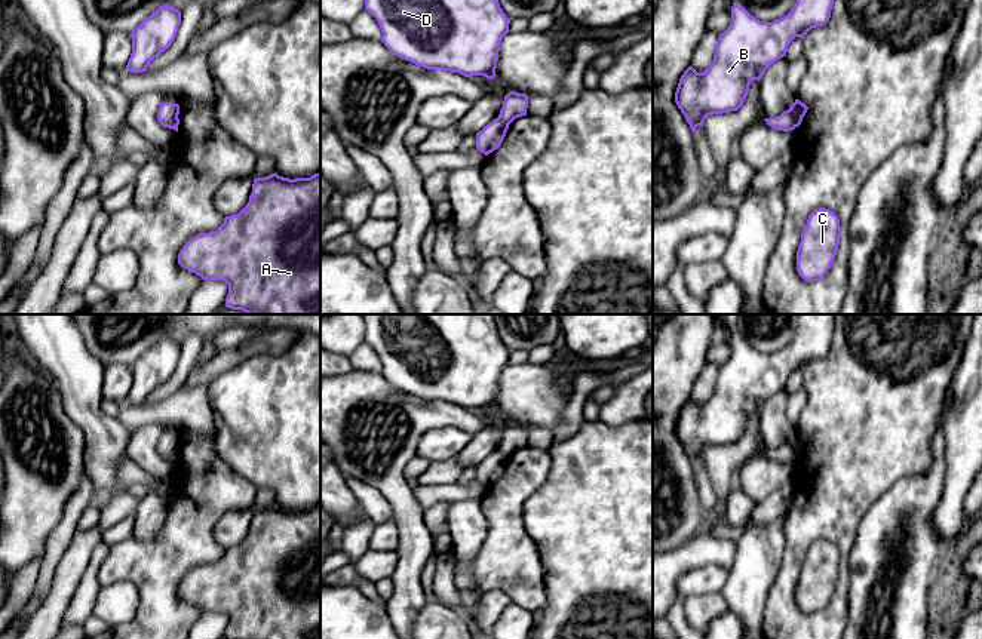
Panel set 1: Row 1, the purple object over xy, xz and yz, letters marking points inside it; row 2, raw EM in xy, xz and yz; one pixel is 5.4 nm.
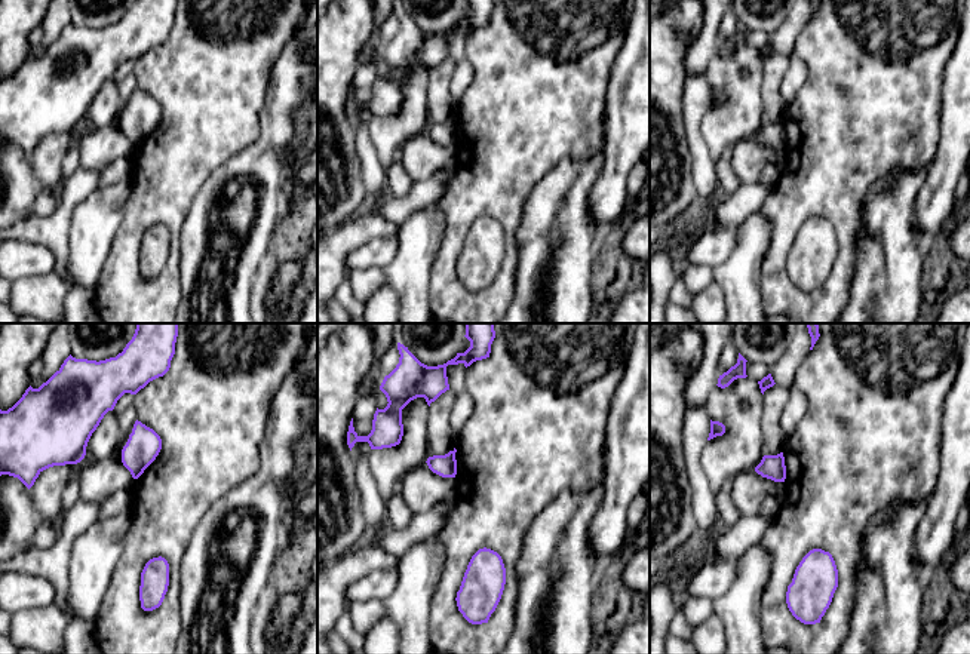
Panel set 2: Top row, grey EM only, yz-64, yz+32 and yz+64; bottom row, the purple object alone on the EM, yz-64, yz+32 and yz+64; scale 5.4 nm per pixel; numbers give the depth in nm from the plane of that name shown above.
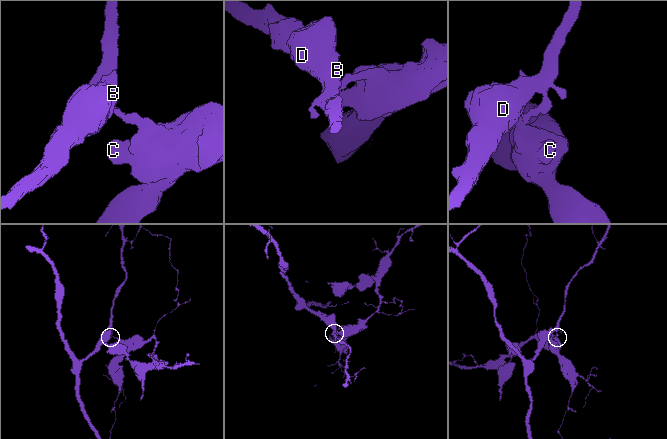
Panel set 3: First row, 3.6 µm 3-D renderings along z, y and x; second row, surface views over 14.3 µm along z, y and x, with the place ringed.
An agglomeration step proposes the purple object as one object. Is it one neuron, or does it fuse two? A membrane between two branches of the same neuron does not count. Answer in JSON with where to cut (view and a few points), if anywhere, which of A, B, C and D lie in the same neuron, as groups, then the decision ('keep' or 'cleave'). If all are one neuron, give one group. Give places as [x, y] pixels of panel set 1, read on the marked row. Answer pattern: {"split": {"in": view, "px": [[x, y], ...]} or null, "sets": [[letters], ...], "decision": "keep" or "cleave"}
{"split": {"in": "yz", "px": [[788, 110], [795, 126]]}, "sets": [["A", "C"], ["B", "D"]], "decision": "cleave"}

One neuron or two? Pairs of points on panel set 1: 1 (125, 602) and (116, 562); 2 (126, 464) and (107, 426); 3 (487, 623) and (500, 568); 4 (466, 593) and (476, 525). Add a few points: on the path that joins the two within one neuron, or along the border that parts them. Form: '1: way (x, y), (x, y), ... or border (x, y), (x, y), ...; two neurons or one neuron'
1: border (103, 584), (131, 581), (138, 590), (137, 613); two neurons
2: border (126, 455), (117, 469), (117, 479), (134, 489); two neurons
3: border (481, 592), (502, 590), (512, 601); two neurons
4: way (463, 577), (465, 541); one neuron

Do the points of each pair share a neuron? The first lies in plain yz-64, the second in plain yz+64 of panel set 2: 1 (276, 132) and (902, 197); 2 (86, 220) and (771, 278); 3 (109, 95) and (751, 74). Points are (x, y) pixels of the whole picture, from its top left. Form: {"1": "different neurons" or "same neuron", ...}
{"1": "same neuron", "2": "different neurons", "3": "different neurons"}

